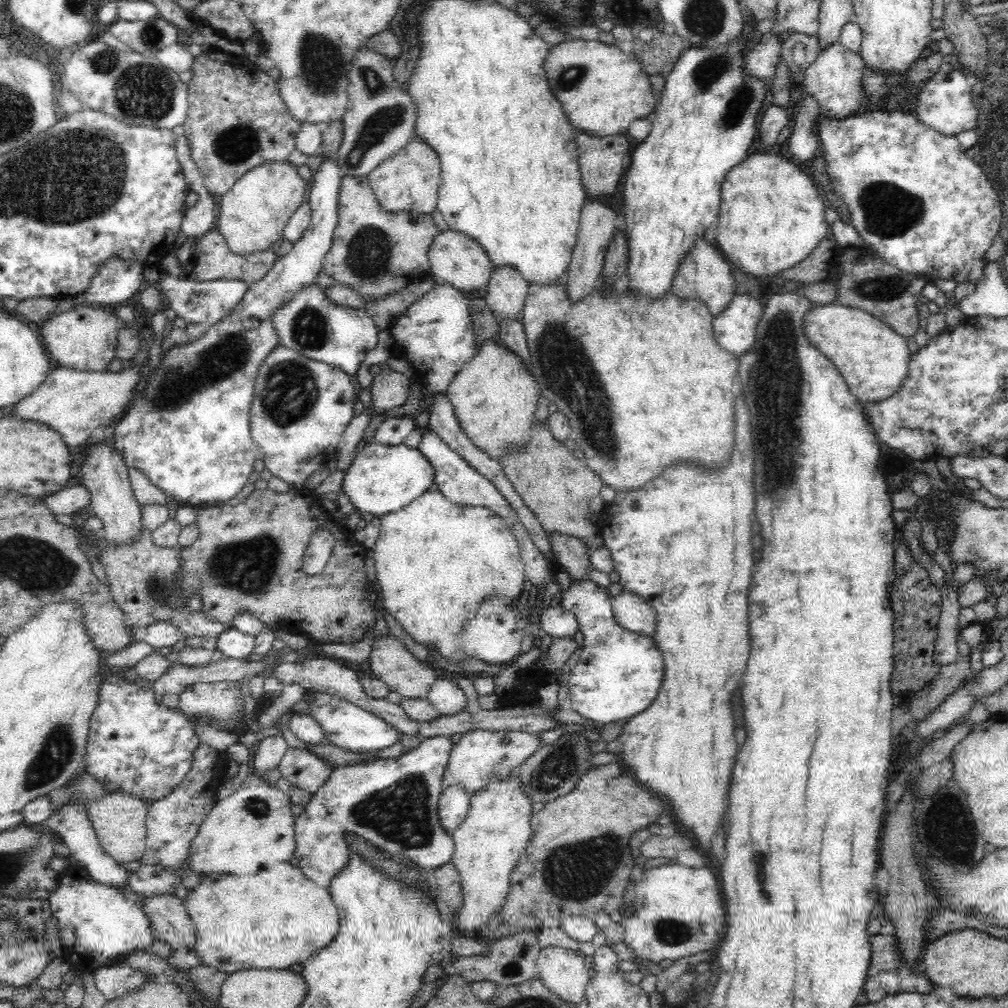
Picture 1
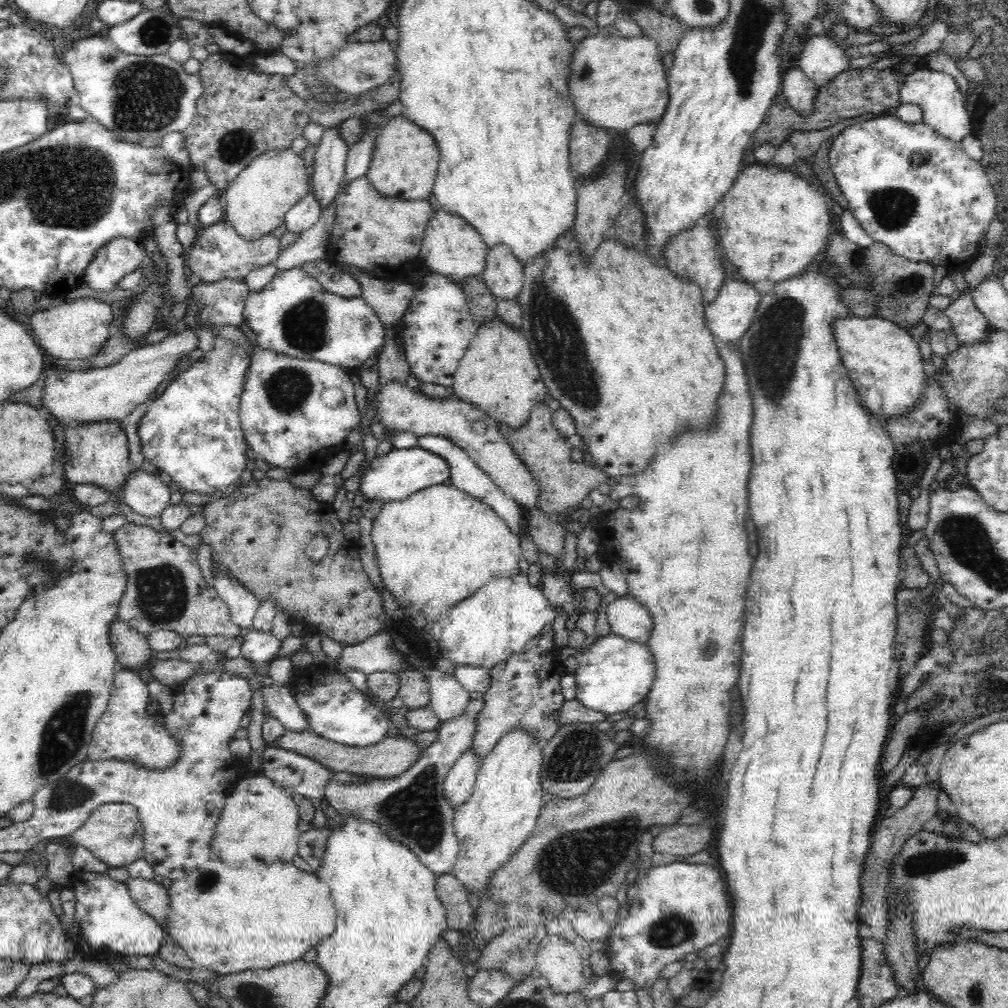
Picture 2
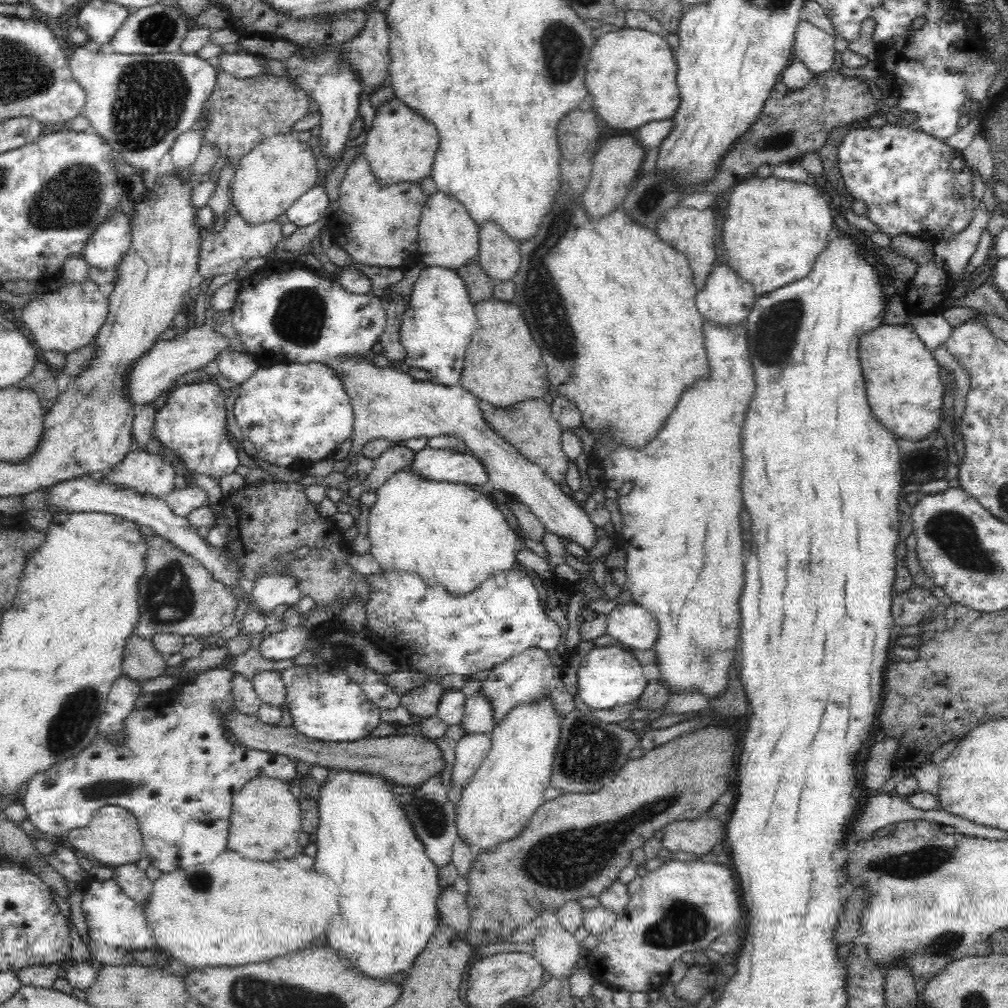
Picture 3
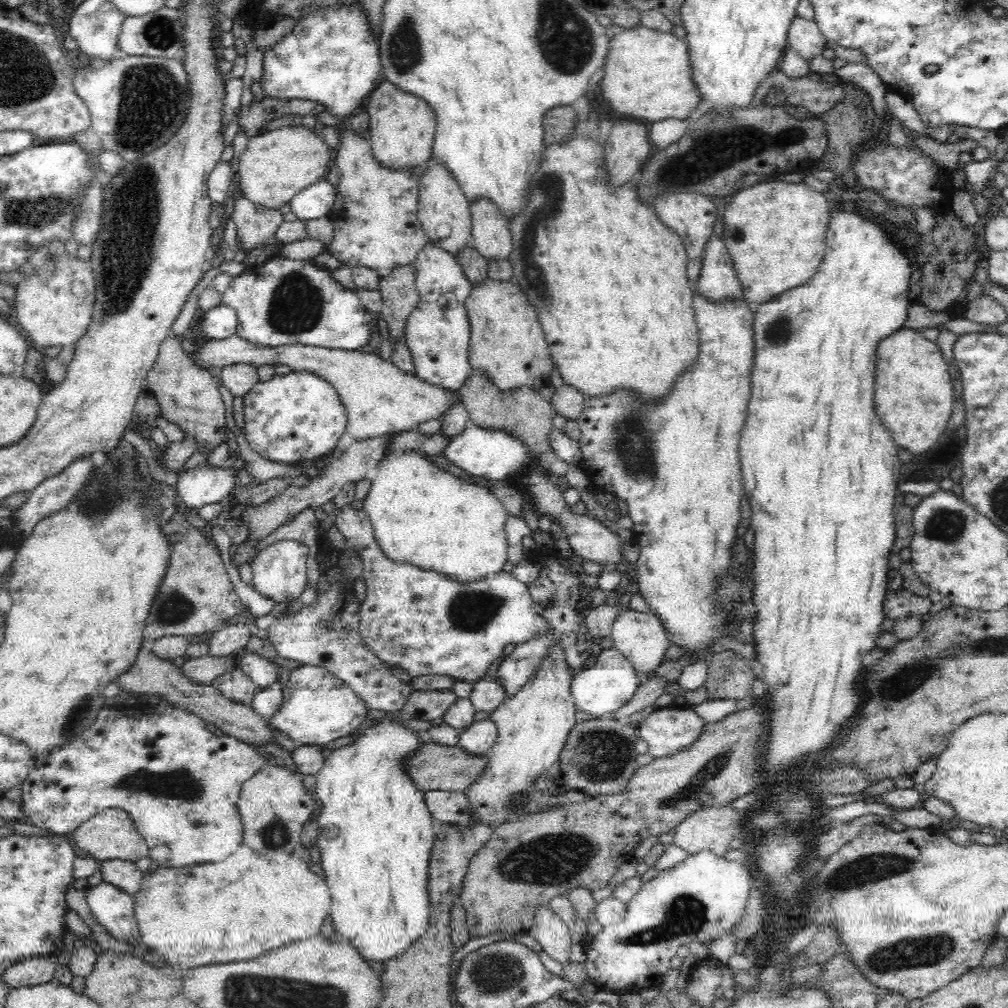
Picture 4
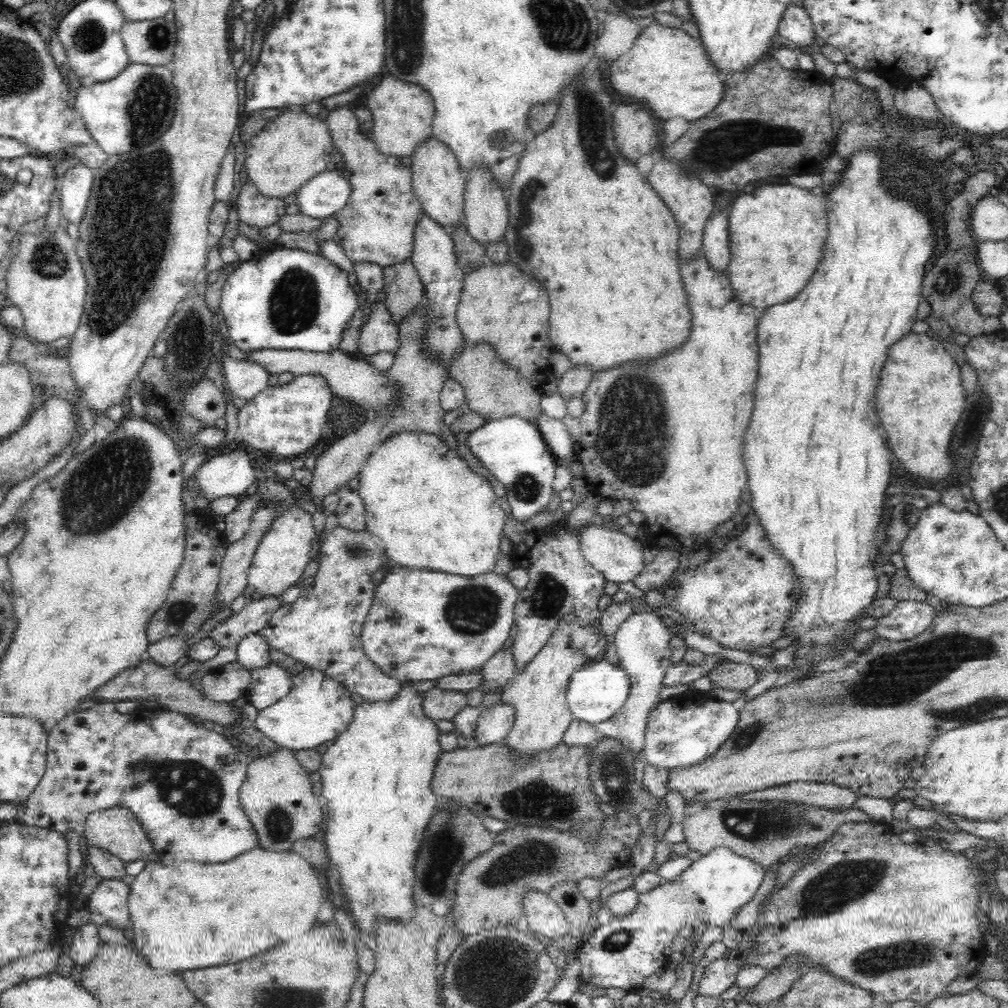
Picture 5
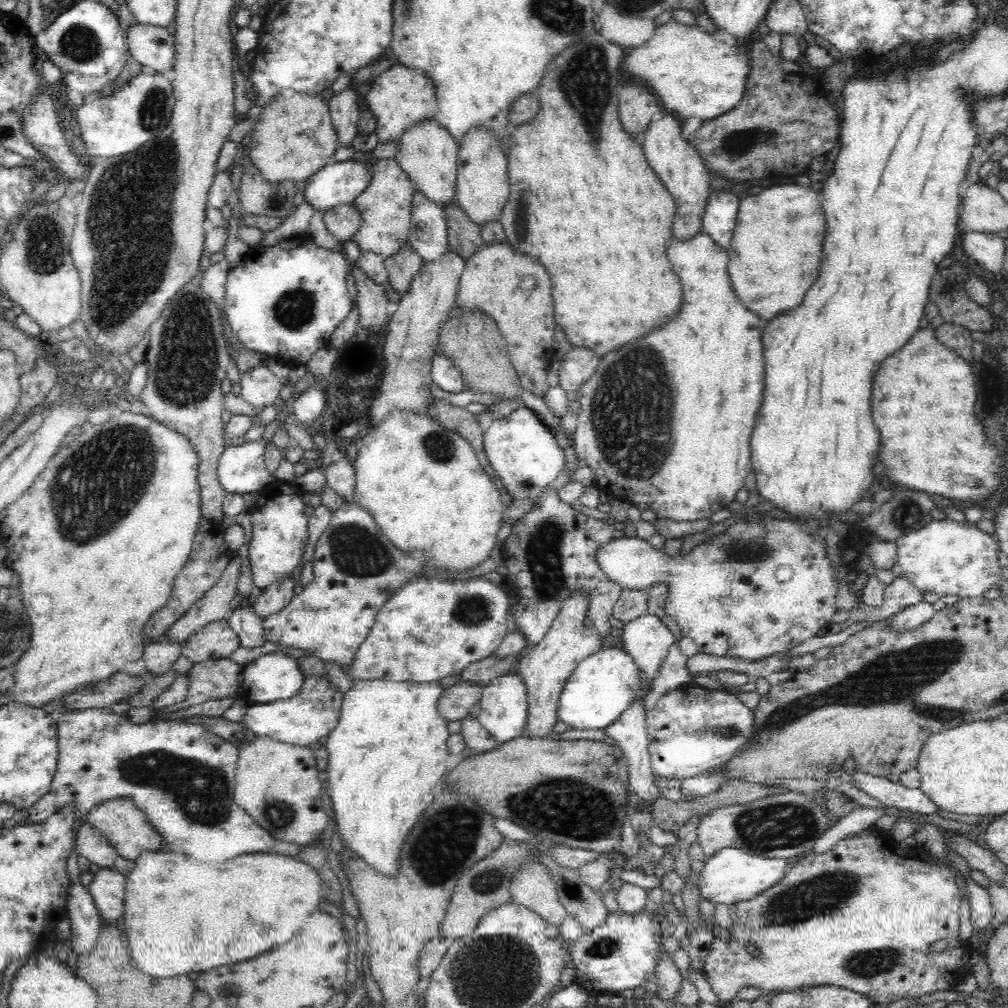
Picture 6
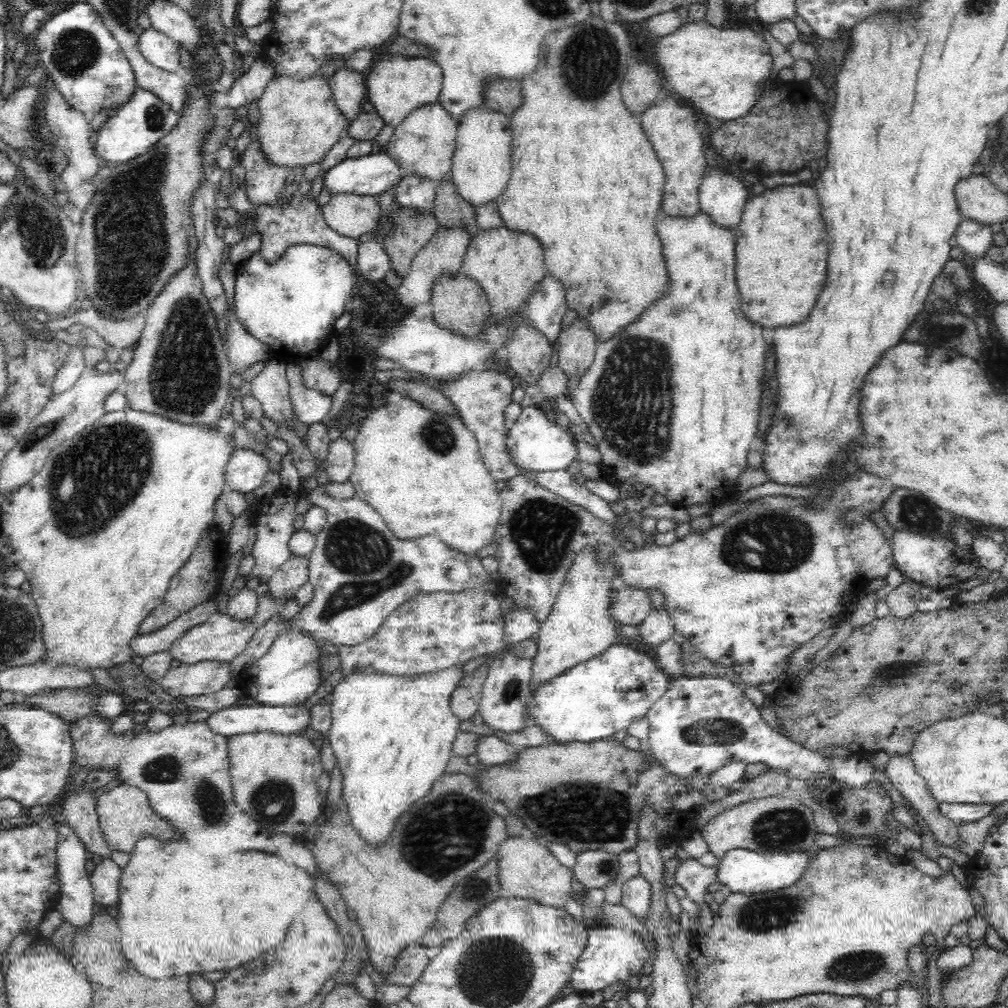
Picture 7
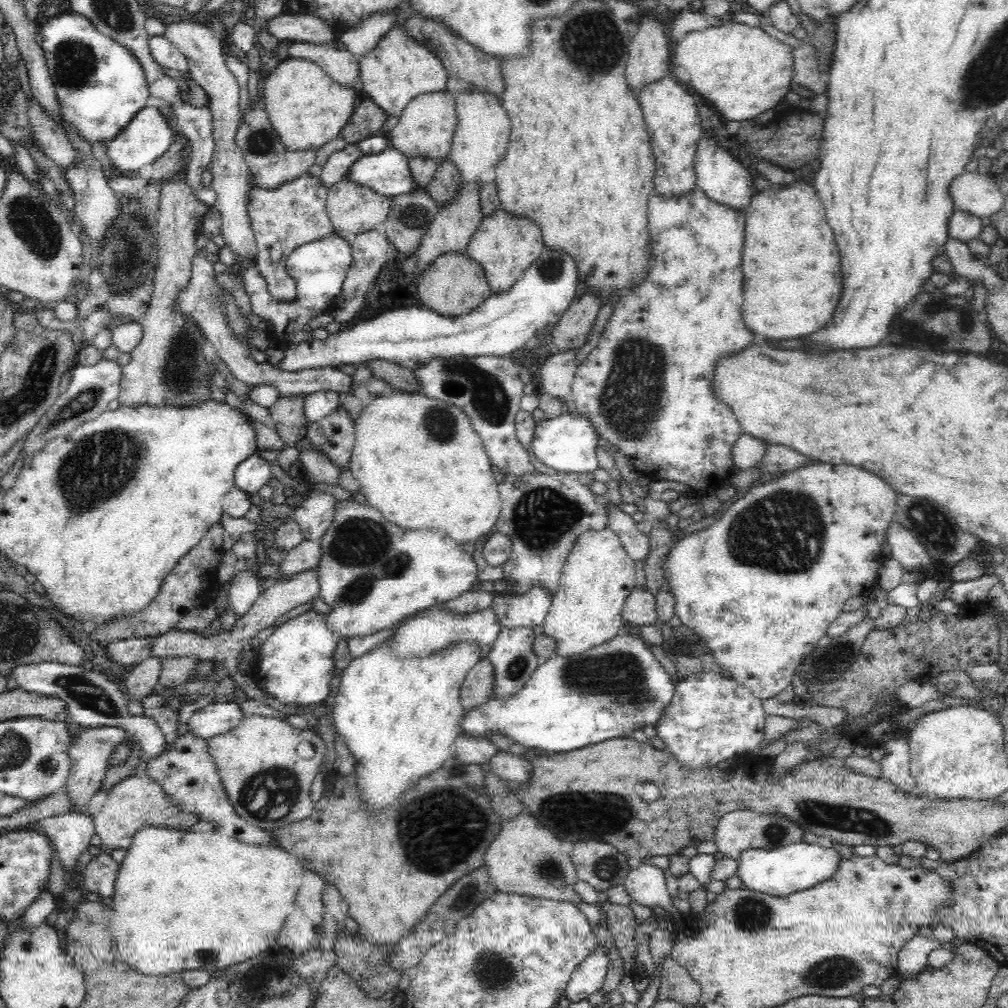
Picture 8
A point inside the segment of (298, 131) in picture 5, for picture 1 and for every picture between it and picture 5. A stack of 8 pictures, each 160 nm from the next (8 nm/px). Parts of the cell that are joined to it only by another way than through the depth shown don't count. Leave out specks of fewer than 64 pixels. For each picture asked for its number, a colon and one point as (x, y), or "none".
1: (253, 214)
2: (259, 197)
3: (273, 175)
4: (276, 165)

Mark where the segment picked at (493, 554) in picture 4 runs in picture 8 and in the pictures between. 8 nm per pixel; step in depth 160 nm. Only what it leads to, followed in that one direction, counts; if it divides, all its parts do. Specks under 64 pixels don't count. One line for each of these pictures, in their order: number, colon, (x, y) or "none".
5: (430, 510)
6: (423, 485)
7: (421, 471)
8: (417, 460)

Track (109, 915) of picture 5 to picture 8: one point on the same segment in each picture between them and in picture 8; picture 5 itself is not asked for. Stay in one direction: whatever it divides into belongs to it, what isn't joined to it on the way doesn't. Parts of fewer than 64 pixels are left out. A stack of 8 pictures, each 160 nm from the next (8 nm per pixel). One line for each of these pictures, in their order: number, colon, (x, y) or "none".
6: (108, 886)
7: (105, 880)
8: (100, 876)

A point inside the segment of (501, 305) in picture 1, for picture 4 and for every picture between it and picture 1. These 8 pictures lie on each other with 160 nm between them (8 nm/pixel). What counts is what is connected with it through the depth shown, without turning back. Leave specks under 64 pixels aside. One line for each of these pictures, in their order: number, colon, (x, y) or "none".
2: (503, 275)
3: (499, 257)
4: (491, 237)

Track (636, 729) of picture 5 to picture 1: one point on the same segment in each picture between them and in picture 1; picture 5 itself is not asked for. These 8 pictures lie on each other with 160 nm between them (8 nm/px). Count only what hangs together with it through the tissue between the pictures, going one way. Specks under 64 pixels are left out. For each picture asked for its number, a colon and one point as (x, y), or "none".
1: (633, 613)
2: (628, 618)
3: (632, 625)
4: (639, 636)

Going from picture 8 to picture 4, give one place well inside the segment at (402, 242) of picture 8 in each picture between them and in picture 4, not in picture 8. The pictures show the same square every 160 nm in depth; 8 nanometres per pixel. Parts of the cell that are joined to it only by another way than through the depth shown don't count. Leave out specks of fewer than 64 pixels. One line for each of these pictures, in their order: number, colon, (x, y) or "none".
4: (400, 296)
5: (403, 291)
6: (401, 267)
7: (412, 231)

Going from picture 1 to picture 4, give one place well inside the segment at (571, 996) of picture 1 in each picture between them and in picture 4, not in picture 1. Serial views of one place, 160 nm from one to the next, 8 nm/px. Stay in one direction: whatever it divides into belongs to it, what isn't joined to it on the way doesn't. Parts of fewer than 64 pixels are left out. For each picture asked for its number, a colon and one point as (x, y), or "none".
2: (558, 961)
3: (555, 949)
4: (552, 934)

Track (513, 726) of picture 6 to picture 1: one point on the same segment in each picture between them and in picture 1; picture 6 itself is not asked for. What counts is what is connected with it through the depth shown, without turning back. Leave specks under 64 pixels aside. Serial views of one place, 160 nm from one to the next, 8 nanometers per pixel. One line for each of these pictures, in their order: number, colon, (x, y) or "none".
1: (453, 806)
2: (458, 786)
3: (471, 750)
4: (477, 739)
5: (493, 724)

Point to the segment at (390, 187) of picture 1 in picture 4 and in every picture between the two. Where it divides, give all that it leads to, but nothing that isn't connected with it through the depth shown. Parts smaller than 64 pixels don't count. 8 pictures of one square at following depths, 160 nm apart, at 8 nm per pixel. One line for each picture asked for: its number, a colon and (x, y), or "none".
2: (405, 161)
3: (401, 145)
4: (402, 126)

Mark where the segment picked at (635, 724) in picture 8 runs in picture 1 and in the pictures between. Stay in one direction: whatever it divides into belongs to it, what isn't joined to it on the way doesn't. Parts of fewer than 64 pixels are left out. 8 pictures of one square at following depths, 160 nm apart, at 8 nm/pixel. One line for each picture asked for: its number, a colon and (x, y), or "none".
1: (618, 674)
2: (613, 674)
3: (609, 676)
4: (610, 683)
5: (599, 690)
6: (603, 685)
7: (591, 701)

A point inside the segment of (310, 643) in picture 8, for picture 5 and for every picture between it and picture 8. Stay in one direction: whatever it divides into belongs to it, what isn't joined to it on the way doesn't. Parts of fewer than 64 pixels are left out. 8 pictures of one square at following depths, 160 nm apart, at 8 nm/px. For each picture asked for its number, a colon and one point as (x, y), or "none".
5: (268, 685)
6: (271, 677)
7: (289, 673)

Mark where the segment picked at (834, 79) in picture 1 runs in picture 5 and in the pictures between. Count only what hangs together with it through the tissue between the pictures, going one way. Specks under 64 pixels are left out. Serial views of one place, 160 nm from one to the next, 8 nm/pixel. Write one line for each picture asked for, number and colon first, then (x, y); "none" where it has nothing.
2: (822, 59)
3: (815, 48)
4: (804, 37)
5: (795, 25)

